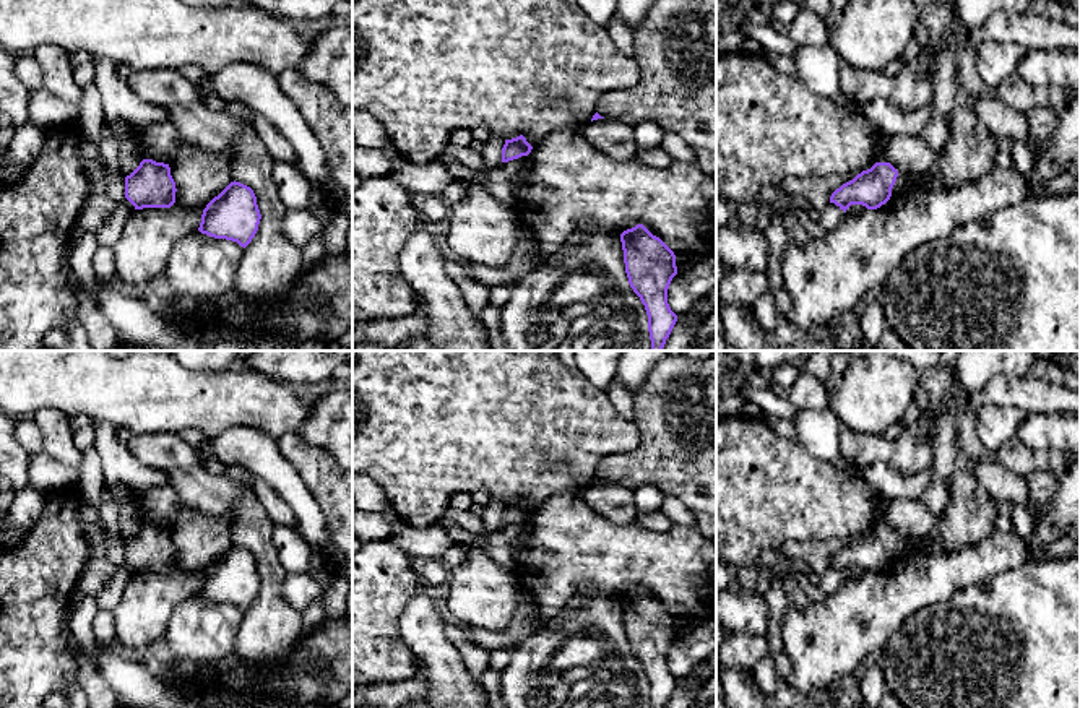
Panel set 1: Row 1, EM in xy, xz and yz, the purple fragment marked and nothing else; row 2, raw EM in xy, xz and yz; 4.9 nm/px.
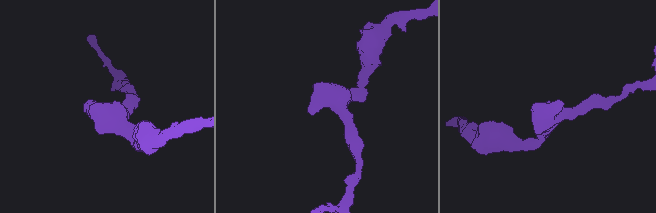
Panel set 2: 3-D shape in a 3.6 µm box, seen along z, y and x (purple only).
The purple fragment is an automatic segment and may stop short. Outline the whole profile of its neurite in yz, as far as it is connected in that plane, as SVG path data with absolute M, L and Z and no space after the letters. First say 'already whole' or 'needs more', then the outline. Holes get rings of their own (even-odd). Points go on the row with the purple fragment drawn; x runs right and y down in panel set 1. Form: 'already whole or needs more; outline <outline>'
already whole; outline M875 162L870 169L836 188L830 203L835 203L845 213L851 205L877 209L890 200L896 177L898 171L890 162Z

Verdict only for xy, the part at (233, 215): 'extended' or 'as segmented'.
as segmented

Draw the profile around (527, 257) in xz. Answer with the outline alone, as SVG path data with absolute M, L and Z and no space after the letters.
M516 218L518 242L510 260L495 274L473 274L471 281L494 287L512 284L539 268L546 257L539 252L533 231Z

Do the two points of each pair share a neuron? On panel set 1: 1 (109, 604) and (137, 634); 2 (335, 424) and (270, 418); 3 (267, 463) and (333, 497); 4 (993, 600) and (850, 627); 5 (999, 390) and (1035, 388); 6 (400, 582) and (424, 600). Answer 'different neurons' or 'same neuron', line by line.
1: different neurons
2: different neurons
3: different neurons
4: different neurons
5: same neuron
6: different neurons

